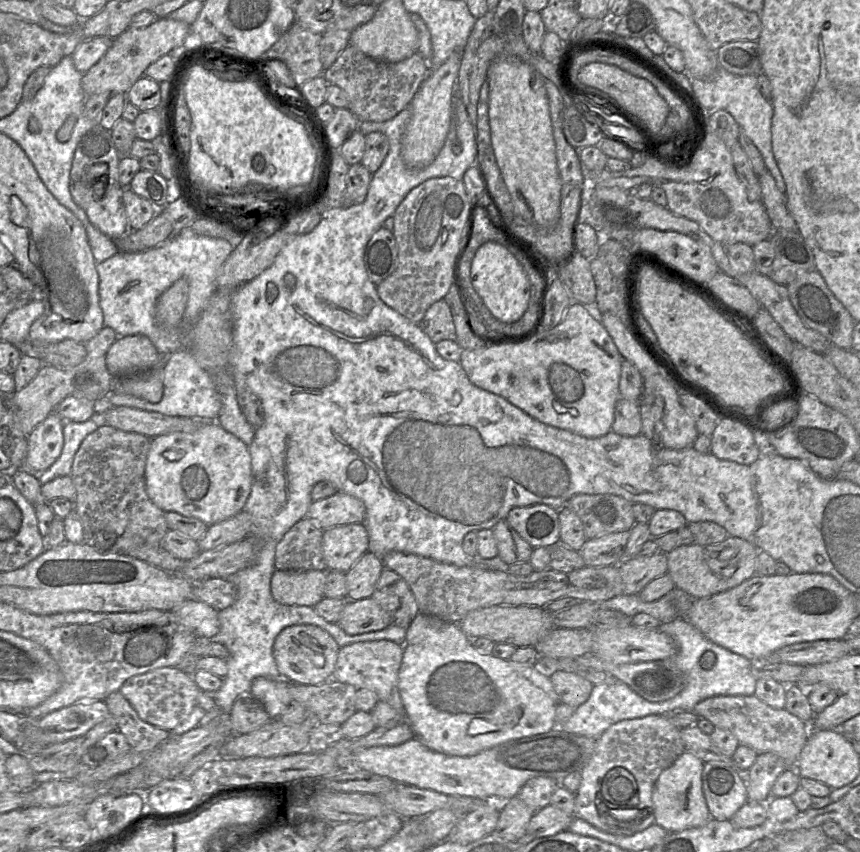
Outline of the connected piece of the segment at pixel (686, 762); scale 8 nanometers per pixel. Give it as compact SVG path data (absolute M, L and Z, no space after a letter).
M685 750L658 777L653 789L655 822L669 833L701 827L711 819L702 787L703 765L703 761Z

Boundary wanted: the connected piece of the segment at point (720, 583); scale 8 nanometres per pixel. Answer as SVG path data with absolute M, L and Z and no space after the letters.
M727 537L724 541L714 545L683 545L666 554L667 574L674 582L675 589L681 589L694 599L712 596L732 589L756 574L757 549L748 541L738 537Z

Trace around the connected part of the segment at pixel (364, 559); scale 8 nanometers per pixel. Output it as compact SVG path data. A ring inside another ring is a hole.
M365 553L345 574L347 599L357 601L370 598L384 569L381 559Z

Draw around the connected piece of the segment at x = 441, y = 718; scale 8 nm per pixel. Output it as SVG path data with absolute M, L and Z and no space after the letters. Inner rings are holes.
M418 614L406 628L403 659L398 675L398 690L404 718L421 743L432 751L449 756L474 756L502 743L549 732L556 726L555 713L560 704L550 675L478 652L458 624Z

